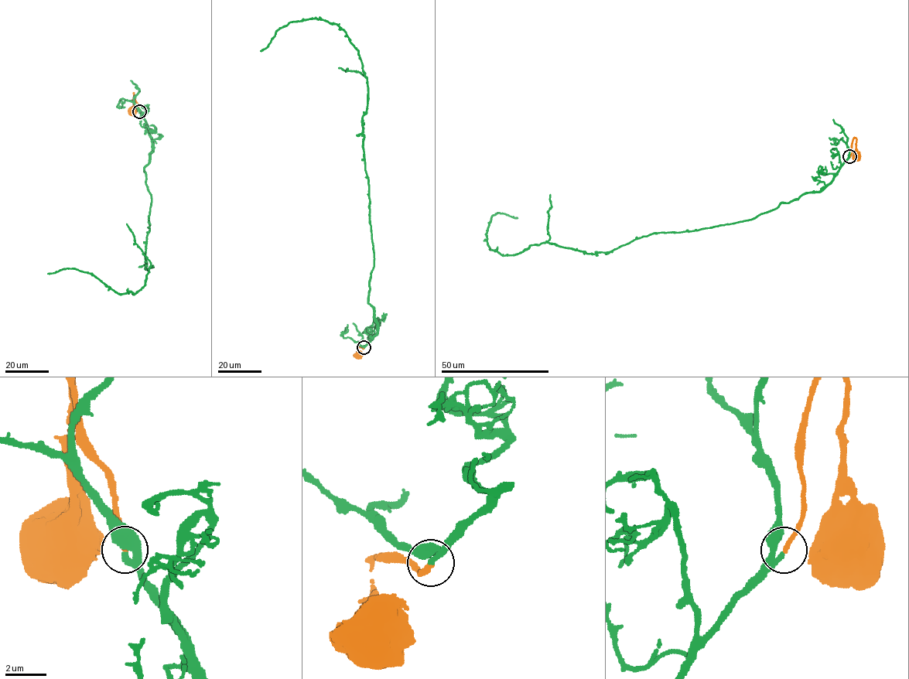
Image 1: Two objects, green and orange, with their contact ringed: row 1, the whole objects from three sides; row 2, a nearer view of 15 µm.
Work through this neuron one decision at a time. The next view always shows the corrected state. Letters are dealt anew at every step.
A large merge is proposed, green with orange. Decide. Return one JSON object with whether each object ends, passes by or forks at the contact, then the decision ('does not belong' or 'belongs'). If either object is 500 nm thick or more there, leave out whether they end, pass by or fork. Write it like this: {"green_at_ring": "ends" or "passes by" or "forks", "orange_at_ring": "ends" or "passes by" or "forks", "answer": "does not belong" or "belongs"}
{"green_at_ring": "passes by", "orange_at_ring": "ends", "answer": "belongs"}

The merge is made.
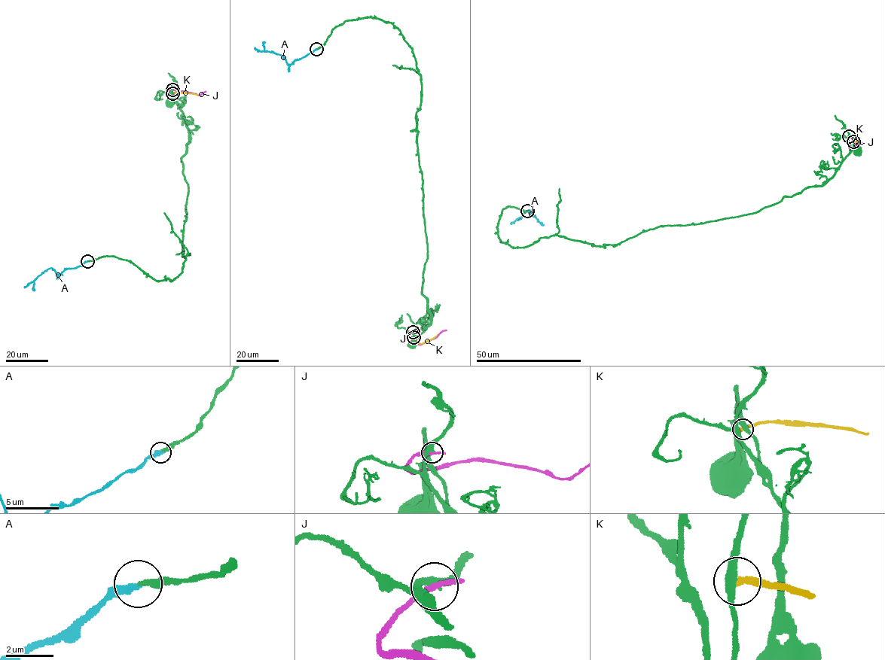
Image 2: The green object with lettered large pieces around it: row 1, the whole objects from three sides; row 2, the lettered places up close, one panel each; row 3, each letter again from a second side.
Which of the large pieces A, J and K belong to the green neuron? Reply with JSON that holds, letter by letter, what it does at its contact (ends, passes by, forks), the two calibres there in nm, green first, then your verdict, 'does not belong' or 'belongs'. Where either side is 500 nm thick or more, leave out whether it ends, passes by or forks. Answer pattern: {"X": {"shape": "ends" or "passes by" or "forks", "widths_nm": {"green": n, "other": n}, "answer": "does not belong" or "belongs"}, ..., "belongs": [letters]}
{"A": {"shape": "ends", "widths_nm": {"green": 280, "other": 360}, "answer": "belongs"}, "J": {"shape": "ends", "widths_nm": {"green": 320, "other": 300}, "answer": "does not belong"}, "K": {"shape": "ends", "widths_nm": {"green": 300, "other": 300}, "answer": "does not belong"}, "belongs": ["A"]}

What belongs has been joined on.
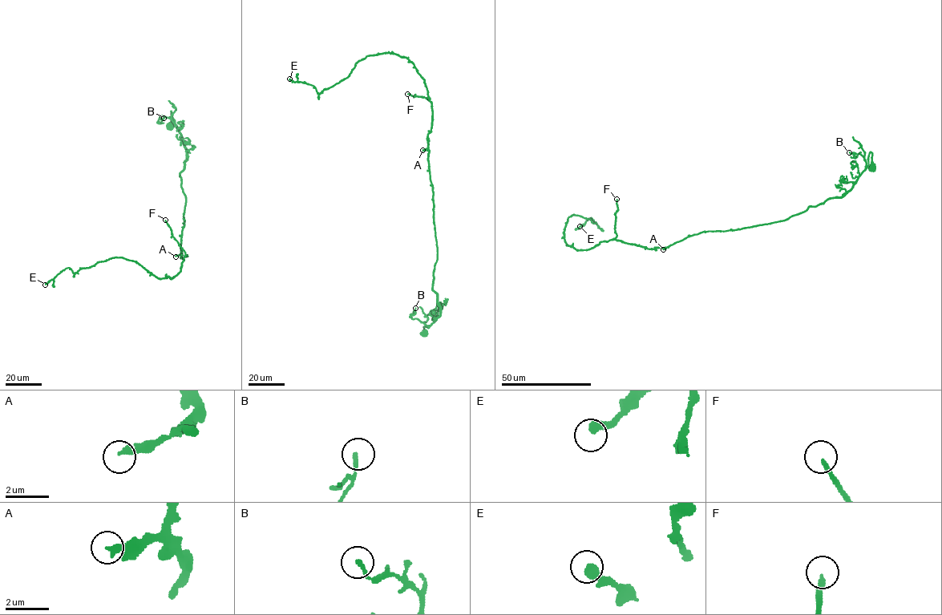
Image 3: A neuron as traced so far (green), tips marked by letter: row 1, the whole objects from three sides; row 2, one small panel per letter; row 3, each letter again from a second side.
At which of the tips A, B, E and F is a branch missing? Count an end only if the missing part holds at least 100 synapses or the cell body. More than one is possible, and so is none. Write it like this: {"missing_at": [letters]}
{"missing_at": ["F"]}

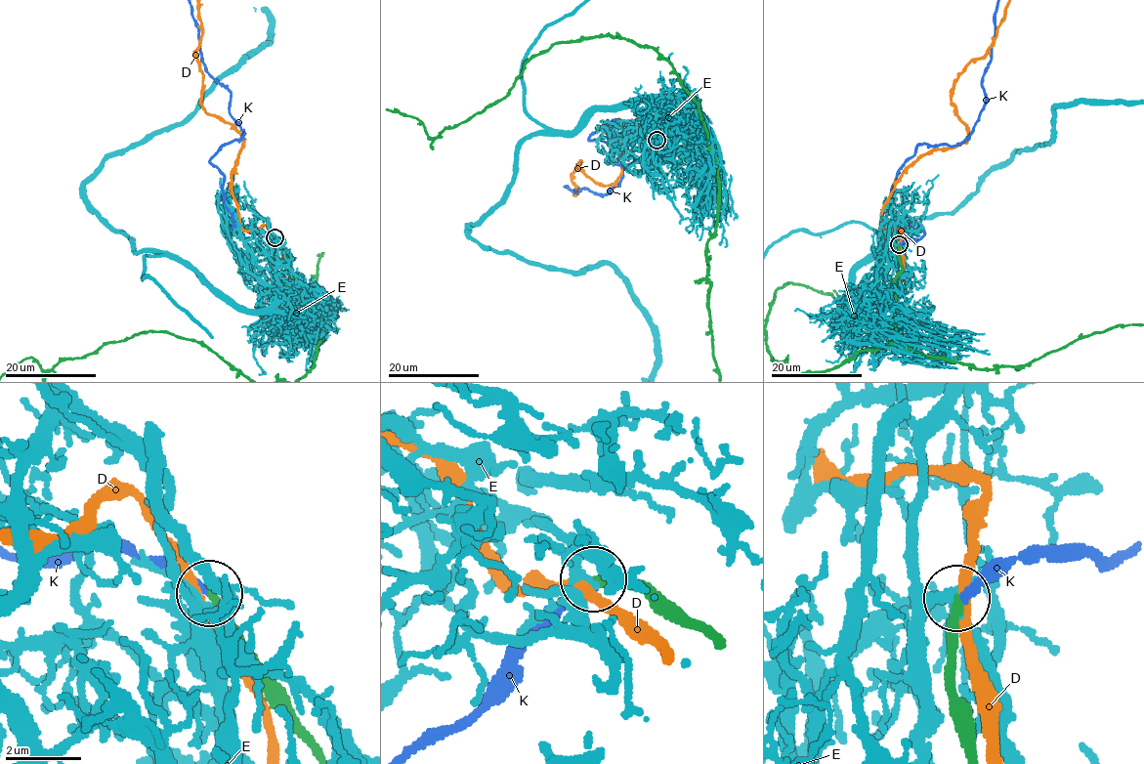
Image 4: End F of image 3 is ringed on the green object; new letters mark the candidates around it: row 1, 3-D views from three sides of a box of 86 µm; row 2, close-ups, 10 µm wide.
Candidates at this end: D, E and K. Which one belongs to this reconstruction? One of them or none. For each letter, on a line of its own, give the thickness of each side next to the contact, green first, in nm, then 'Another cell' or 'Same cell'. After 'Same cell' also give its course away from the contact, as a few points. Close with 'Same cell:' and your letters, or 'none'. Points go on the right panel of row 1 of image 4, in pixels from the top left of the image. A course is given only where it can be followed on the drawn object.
D: Thickness 240 nm (green) against 260 nm. Another cell
E: Thickness 240 nm (green) against 170 nm. Another cell
K: Thickness 240 nm (green) against 200 nm. Same cell. Its course: (899, 245), (923, 231), (882, 217), (891, 189), (915, 148), (975, 127)
Same cell: K

